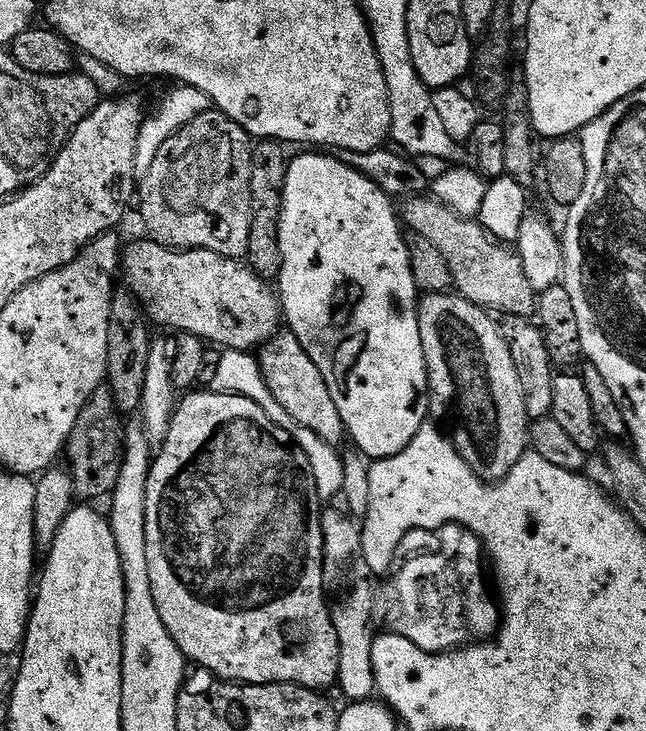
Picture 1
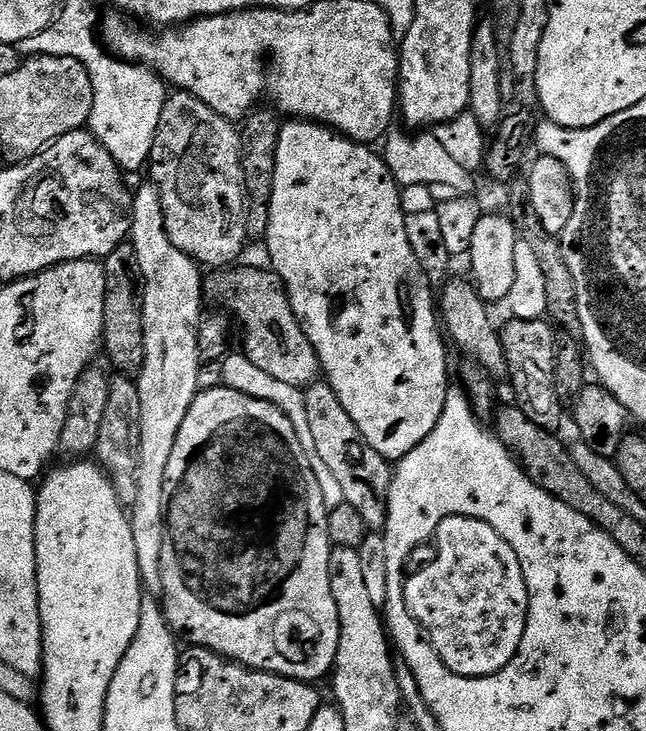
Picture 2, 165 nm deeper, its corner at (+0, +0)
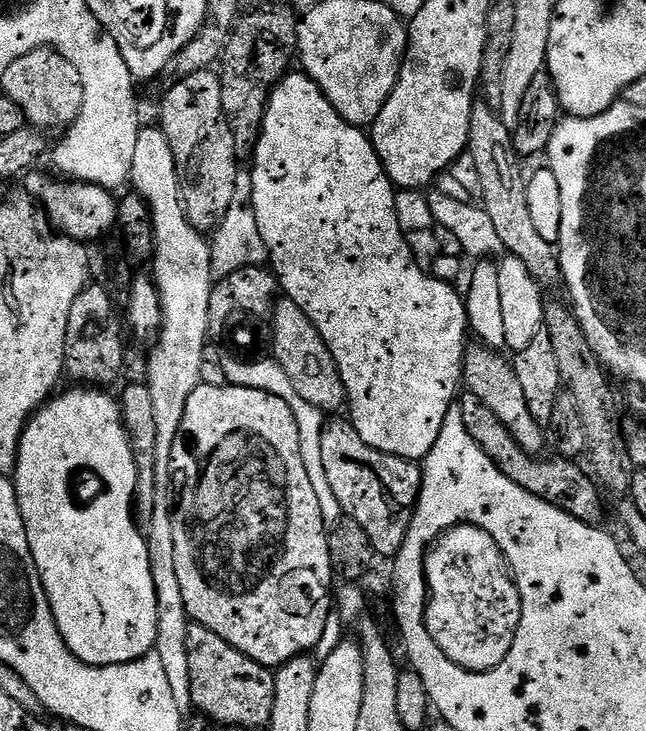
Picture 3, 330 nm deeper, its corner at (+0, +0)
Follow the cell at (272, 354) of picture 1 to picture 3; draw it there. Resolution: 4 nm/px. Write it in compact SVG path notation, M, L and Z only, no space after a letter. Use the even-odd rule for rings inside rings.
M340 418L329 419L322 430L322 466L326 470L326 479L330 481L330 486L338 497L341 513L366 530L375 555L380 558L395 558L402 542L406 542L406 530L410 530L410 522L416 513L422 486L421 465L417 461L403 460L366 446L366 442L362 442L362 434L358 434L351 419L336 419Z

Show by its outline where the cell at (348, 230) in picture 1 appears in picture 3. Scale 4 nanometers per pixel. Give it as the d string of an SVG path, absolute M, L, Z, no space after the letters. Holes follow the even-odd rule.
M289 71L288 75L273 88L272 96L266 106L260 137L256 143L256 151L250 163L252 163L250 165L252 209L258 222L258 234L262 234L262 242L268 251L268 260L276 263L274 271L283 295L292 299L308 313L310 322L322 334L338 366L338 374L348 395L346 408L347 411L352 411L350 413L352 425L358 430L358 434L362 434L362 442L366 442L366 446L403 460L423 461L434 446L434 442L438 442L442 422L446 422L446 414L454 406L454 401L462 388L464 354L470 340L468 305L465 297L461 293L460 296L456 293L454 285L447 284L444 280L435 280L431 276L433 274L431 271L420 268L407 244L406 233L399 226L398 214L395 213L397 189L386 174L371 139L361 129L355 128L353 124L341 118L338 110L334 110L334 106L326 98L326 94L322 94L319 86L309 76L305 76L303 71Z

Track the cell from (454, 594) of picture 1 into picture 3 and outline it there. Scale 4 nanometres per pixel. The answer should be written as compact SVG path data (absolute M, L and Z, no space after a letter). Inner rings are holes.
M460 524L456 528L450 528L429 548L428 555L424 558L424 579L428 585L428 605L424 621L428 627L430 638L434 638L438 650L442 650L442 654L446 654L446 658L450 658L450 662L471 672L489 672L494 666L501 664L506 658L506 654L510 654L510 646L514 646L514 638L522 618L522 602L520 601L520 591L516 589L516 581L498 542L494 542L494 538L490 538L490 534L486 534L486 530L475 528L472 524Z

